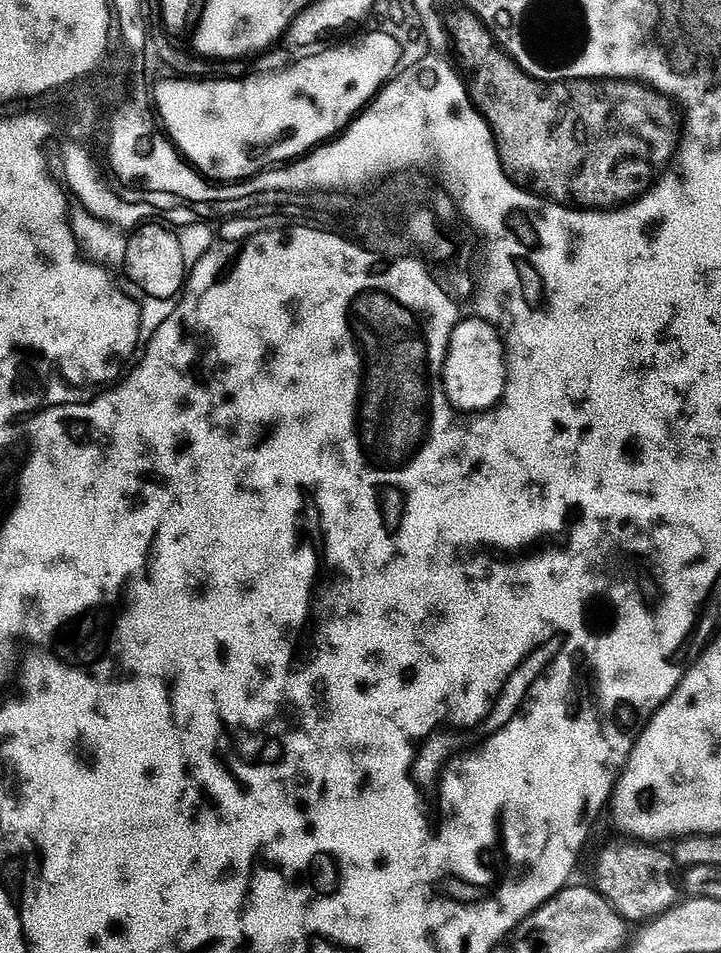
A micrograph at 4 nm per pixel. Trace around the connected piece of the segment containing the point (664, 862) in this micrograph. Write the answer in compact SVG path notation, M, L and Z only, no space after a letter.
M635 838L612 840L596 856L597 892L607 898L609 905L616 908L628 920L647 922L662 912L667 912L677 903L678 865L663 847Z

